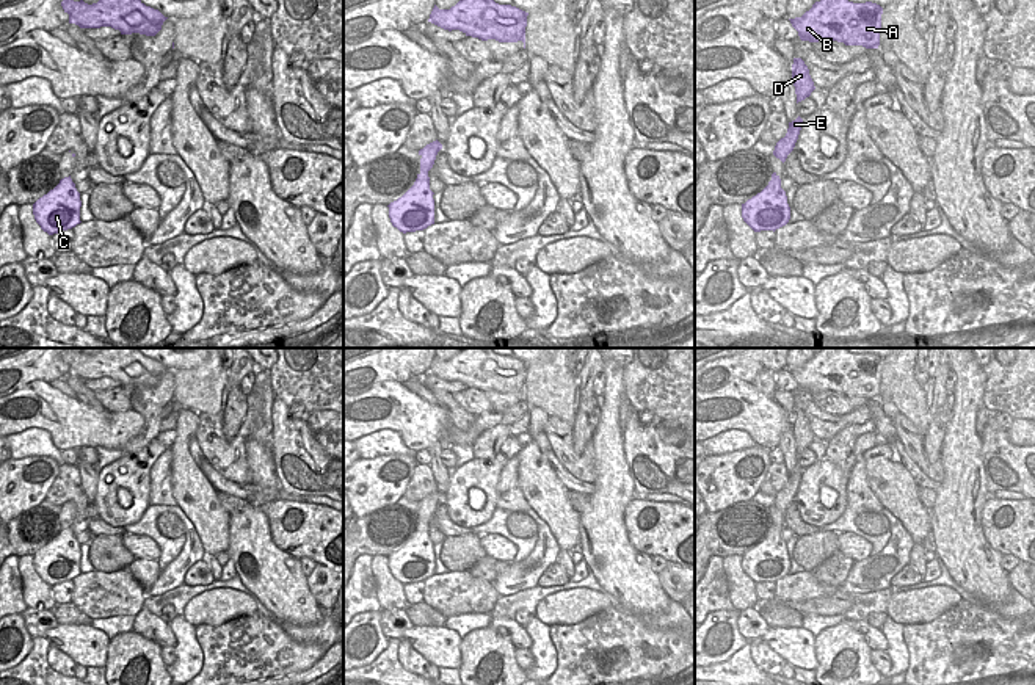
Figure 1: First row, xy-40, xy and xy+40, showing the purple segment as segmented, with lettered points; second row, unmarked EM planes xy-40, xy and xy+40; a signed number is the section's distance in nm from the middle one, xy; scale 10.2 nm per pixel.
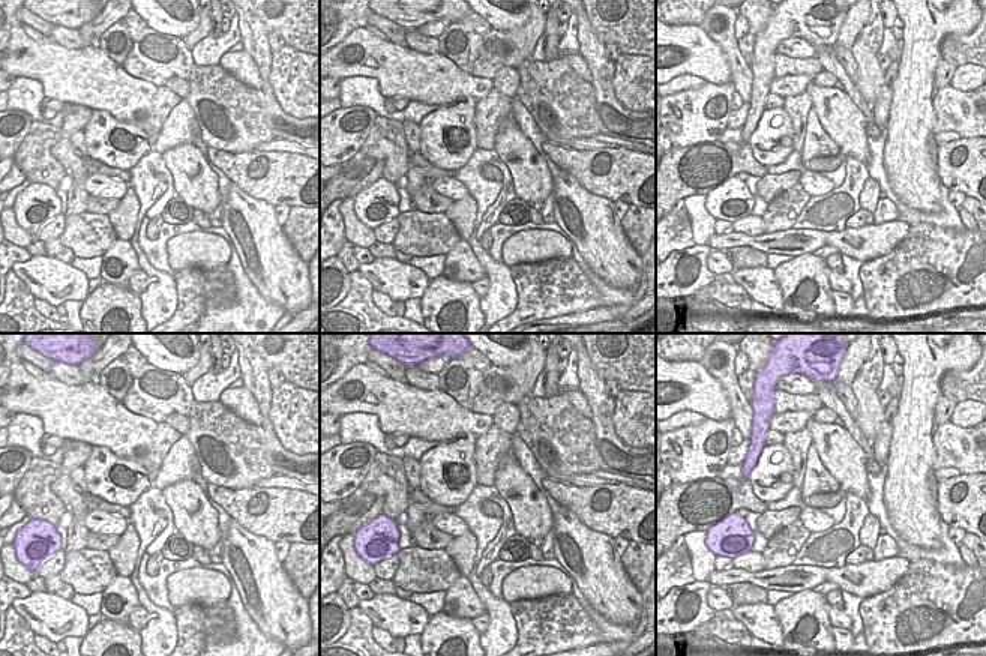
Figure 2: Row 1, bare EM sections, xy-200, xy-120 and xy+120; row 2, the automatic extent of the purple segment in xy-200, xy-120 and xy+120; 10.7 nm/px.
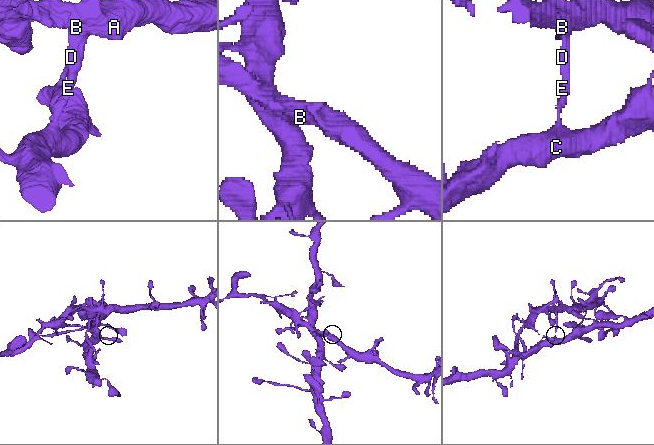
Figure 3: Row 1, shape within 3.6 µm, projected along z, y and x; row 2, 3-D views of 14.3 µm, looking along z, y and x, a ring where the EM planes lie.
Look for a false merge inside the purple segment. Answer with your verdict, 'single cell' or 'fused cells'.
fused cells

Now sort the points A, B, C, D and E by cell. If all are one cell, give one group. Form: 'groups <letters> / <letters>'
groups A B D E / C

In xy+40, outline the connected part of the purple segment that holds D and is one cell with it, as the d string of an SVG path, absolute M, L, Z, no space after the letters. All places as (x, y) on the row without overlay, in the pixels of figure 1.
M794 409L792 433L795 437L797 455L809 448L815 440L814 433L809 426L809 420L801 409Z

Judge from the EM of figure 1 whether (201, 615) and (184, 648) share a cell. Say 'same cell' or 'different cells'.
different cells

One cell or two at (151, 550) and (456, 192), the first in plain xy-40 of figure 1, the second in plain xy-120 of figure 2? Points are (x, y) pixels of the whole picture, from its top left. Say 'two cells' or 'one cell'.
one cell

